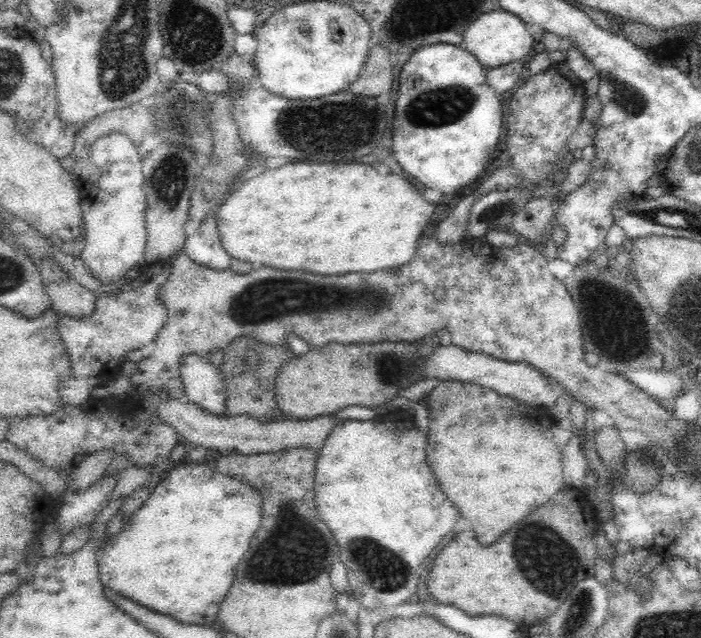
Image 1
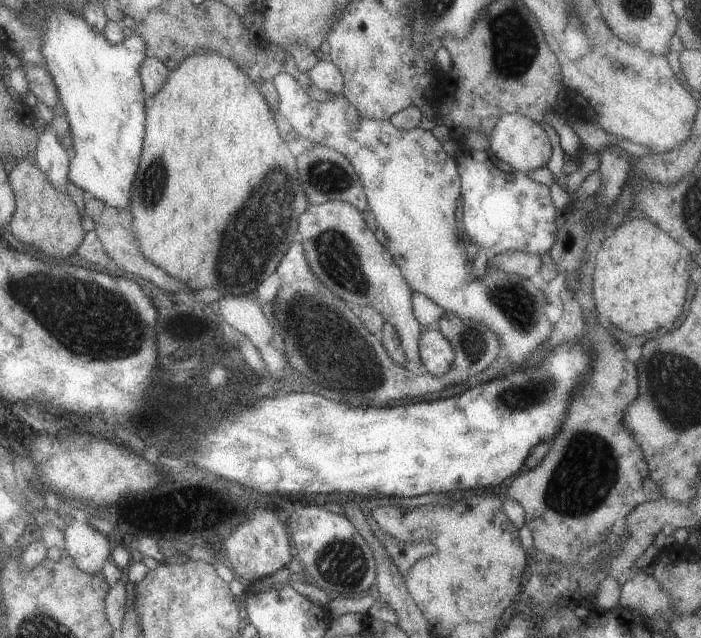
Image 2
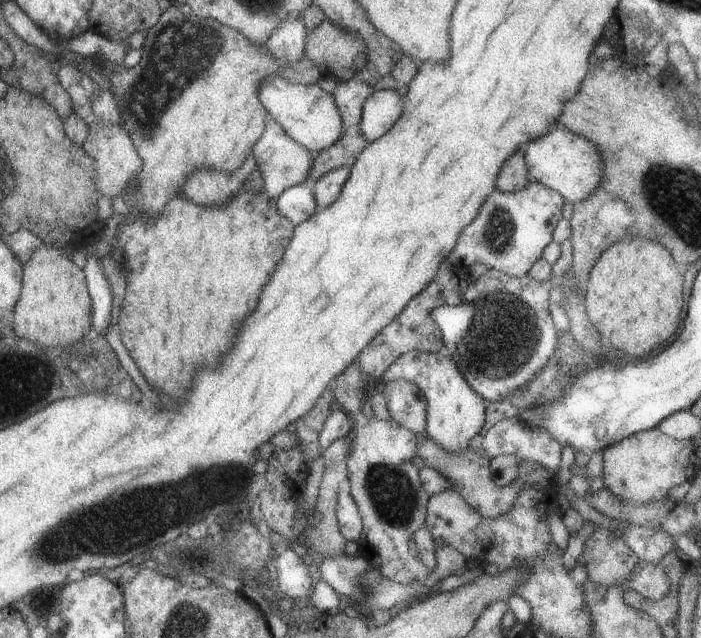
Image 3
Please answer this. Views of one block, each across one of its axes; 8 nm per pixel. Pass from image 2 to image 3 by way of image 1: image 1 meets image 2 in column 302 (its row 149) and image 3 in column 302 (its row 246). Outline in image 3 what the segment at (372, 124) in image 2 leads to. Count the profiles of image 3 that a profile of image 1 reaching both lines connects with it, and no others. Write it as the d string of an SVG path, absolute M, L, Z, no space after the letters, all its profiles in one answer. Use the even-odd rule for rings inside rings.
M279 75L265 77L258 88L259 102L281 128L309 152L331 146L343 133L343 121L333 95L315 85L292 83Z

